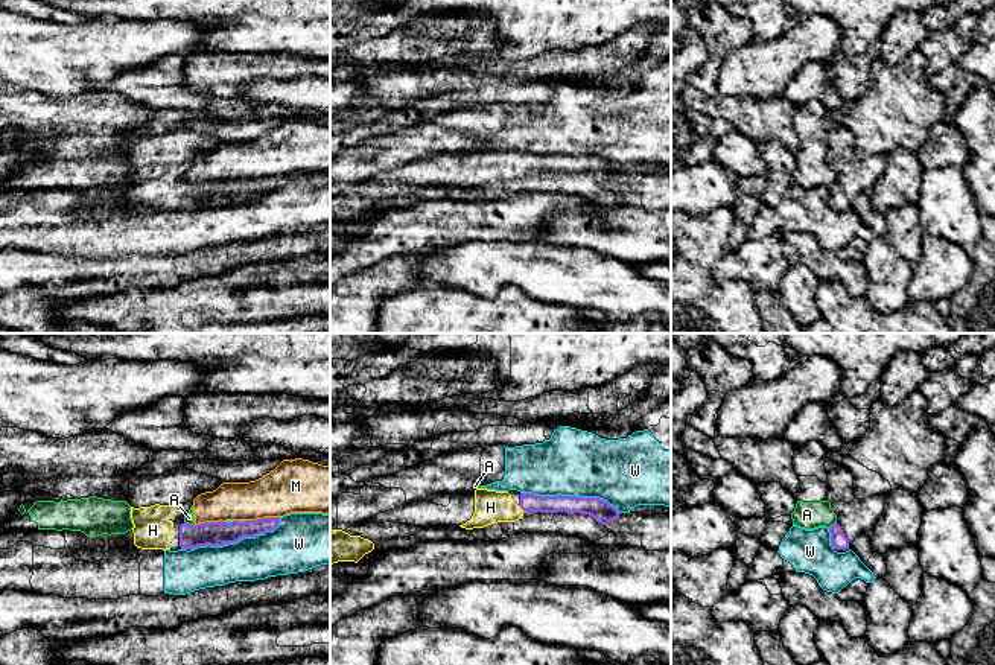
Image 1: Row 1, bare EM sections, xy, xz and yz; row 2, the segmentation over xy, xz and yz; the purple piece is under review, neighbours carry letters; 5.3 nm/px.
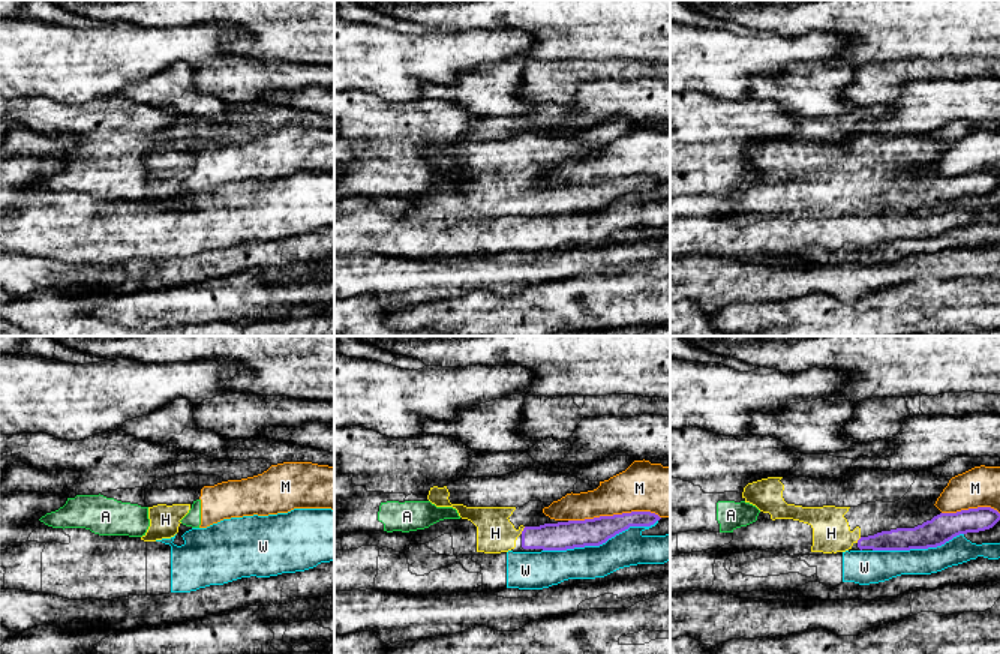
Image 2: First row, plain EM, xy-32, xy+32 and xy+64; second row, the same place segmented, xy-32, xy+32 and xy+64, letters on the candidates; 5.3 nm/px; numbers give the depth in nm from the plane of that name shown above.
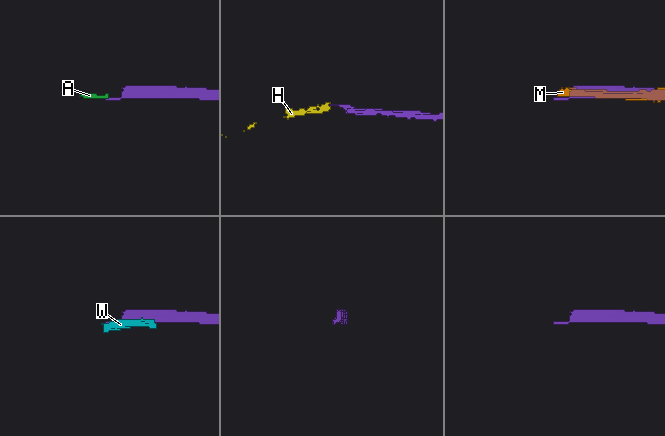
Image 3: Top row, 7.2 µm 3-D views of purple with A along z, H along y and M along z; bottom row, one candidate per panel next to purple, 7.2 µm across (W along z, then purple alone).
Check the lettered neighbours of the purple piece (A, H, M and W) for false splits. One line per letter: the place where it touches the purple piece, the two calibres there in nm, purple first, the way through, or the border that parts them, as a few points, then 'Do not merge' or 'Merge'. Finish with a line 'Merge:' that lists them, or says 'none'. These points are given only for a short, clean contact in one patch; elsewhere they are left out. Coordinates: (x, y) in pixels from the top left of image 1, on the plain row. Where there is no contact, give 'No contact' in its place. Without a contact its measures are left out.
A: Touches purple at yz (832, 184). Thickness 90 nm (purple) against 140 nm. Boundary: yz (836, 181), (829, 187). Do not merge
H: Touches purple at xz (522, 168). Thickness 100 nm (purple) against 180 nm. Path across: xz (528, 162), (522, 168), (490, 166). Merge
M: Touches purple at xy (263, 177). Thickness 130 nm (purple) against 280 nm. Do not merge
W: Touches purple at xz (571, 155). Thickness 120 nm (purple) against 360 nm. Do not merge
Merge: H

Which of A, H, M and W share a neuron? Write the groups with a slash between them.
A M / H / W

